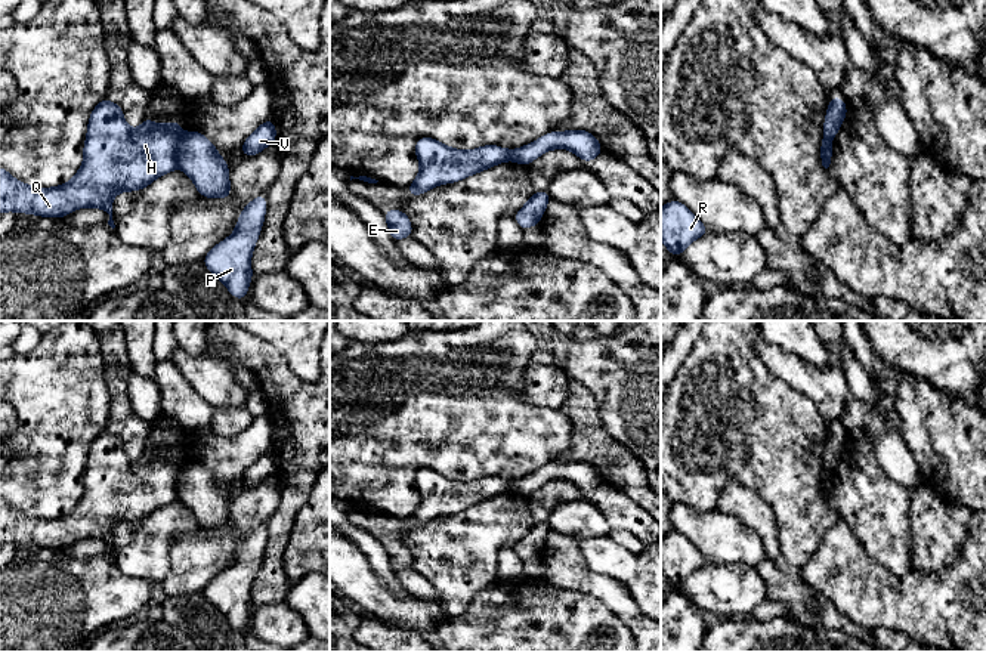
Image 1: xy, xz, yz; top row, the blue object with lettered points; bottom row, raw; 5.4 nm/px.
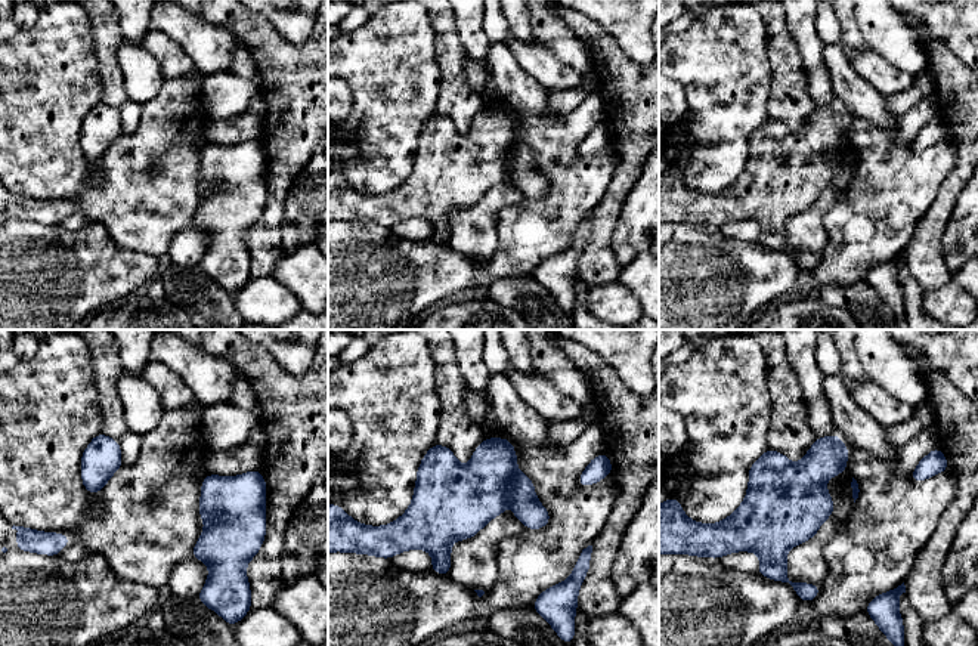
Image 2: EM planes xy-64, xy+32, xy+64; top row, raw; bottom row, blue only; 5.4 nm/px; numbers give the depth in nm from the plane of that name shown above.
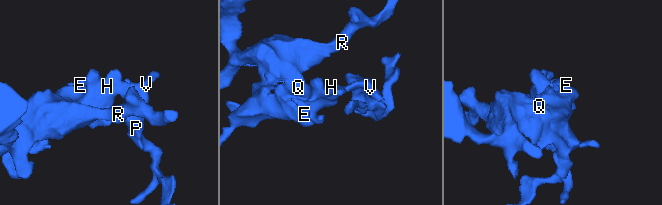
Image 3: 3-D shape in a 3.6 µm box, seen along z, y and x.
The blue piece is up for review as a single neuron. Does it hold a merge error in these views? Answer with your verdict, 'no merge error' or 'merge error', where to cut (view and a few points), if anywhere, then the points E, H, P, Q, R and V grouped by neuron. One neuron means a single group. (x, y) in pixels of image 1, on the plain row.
merge error; cut xy (181, 469), (176, 478), (176, 497); groups E H Q R / P V

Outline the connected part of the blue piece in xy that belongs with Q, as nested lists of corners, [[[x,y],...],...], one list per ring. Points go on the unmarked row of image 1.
[[[103,430],[90,445],[83,479],[84,492],[77,506],[61,517],[35,519],[19,513],[0,498],[0,544],[18,543],[61,550],[83,538],[98,538],[109,546],[108,556],[114,560],[114,526],[124,522],[143,520],[157,509],[174,501],[177,498],[176,480],[180,467],[180,454],[154,455],[148,446],[142,457],[133,461],[127,457],[121,438]]]

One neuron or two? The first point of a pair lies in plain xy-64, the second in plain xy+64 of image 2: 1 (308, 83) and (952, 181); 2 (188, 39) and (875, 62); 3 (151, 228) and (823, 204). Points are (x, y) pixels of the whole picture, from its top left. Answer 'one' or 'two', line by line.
1: one
2: one
3: one

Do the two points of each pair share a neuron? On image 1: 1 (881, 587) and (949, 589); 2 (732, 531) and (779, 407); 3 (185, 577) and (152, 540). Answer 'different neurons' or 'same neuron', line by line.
1: same neuron
2: different neurons
3: different neurons

